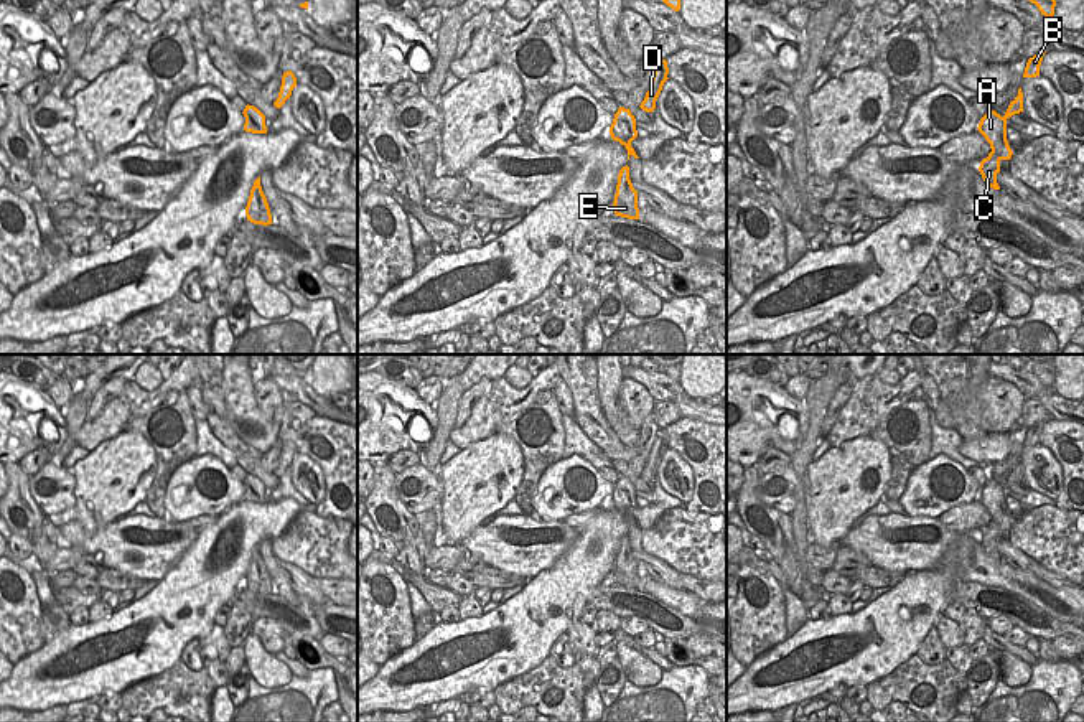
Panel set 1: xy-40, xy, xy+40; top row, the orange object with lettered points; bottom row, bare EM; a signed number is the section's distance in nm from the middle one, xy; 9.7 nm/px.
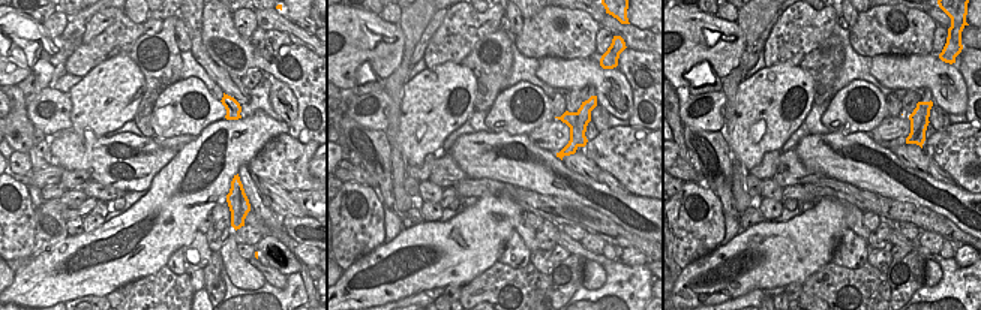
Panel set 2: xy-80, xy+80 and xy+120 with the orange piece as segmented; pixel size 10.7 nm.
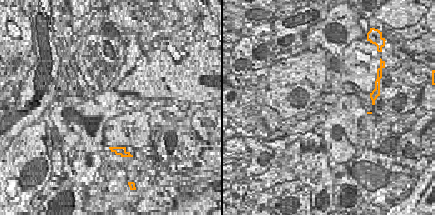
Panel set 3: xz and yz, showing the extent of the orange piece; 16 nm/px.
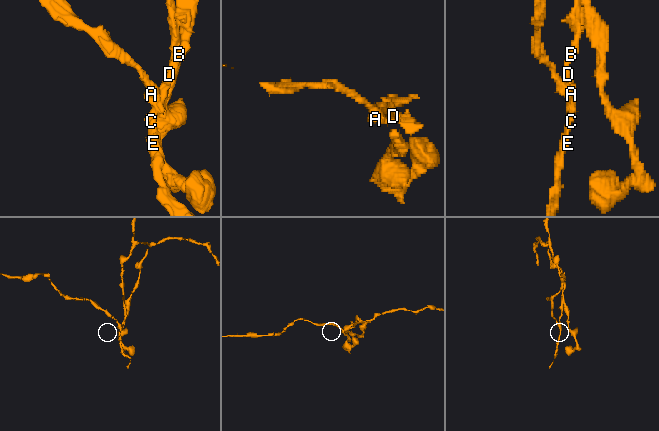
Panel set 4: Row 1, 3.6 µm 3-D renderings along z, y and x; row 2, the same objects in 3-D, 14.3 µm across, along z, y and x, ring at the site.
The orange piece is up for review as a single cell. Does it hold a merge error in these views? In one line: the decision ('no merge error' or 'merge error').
merge error

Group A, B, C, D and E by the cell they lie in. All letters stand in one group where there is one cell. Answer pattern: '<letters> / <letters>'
A / B C D E

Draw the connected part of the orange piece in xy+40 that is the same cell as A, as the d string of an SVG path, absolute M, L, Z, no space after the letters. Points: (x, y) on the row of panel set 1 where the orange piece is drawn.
M988 110L979 124L979 132L988 140L992 135L993 138L1007 140L1007 122L1005 117L997 114L995 110Z

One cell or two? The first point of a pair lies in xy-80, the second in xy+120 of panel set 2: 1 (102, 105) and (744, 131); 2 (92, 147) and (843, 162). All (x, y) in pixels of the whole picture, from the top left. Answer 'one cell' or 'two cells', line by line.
1: one cell
2: one cell

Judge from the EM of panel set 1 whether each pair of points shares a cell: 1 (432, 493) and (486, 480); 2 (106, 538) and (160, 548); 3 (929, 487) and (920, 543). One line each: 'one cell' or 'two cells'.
1: two cells
2: one cell
3: two cells

